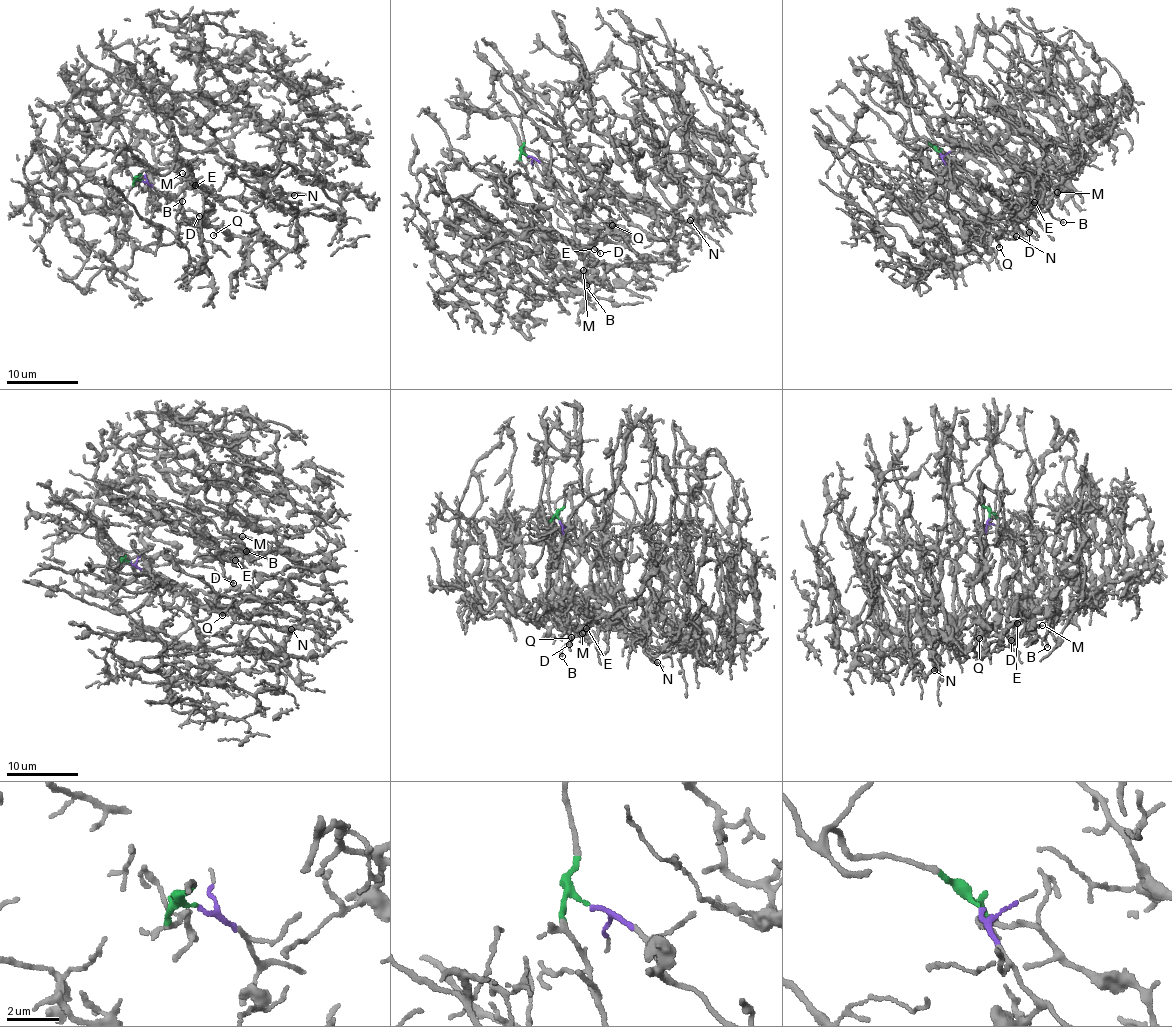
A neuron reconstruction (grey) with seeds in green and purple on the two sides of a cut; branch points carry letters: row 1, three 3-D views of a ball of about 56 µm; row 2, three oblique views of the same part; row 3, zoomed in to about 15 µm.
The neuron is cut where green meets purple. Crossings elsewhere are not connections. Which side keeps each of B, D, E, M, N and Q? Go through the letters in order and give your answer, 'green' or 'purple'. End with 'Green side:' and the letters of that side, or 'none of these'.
B: green
D: green
E: green
M: green
N: green
Q: purple
Green side: B, D, E, M, N

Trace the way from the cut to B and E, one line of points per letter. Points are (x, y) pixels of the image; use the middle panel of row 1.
B: (527, 156), (522, 154), (520, 161), (534, 199), (555, 230), (582, 262), (585, 271), (582, 278), (586, 286)
E: (527, 156), (522, 154), (520, 161), (534, 199), (555, 230), (582, 256), (591, 247), (594, 249)

